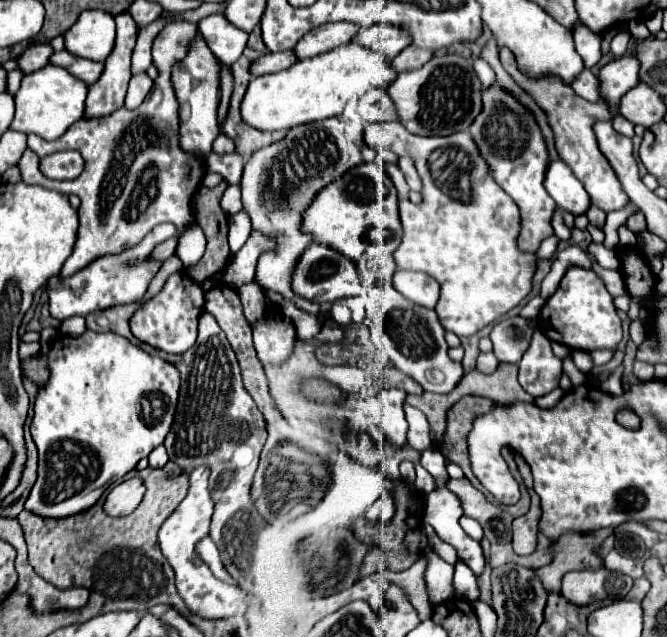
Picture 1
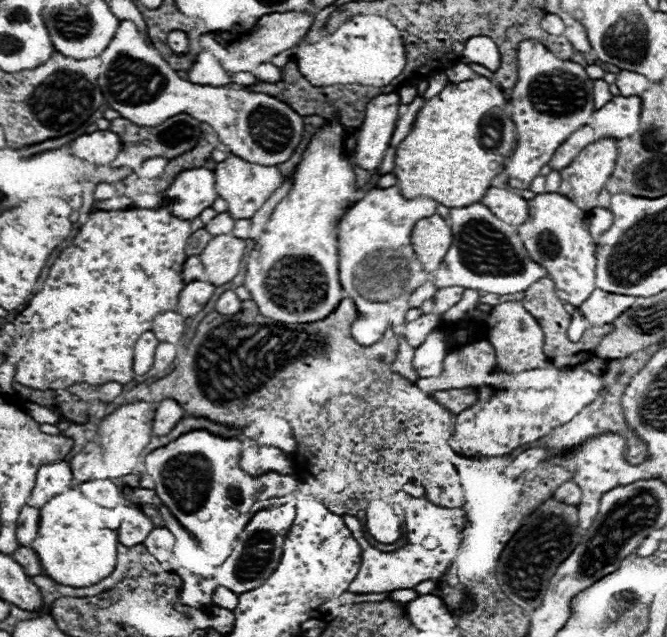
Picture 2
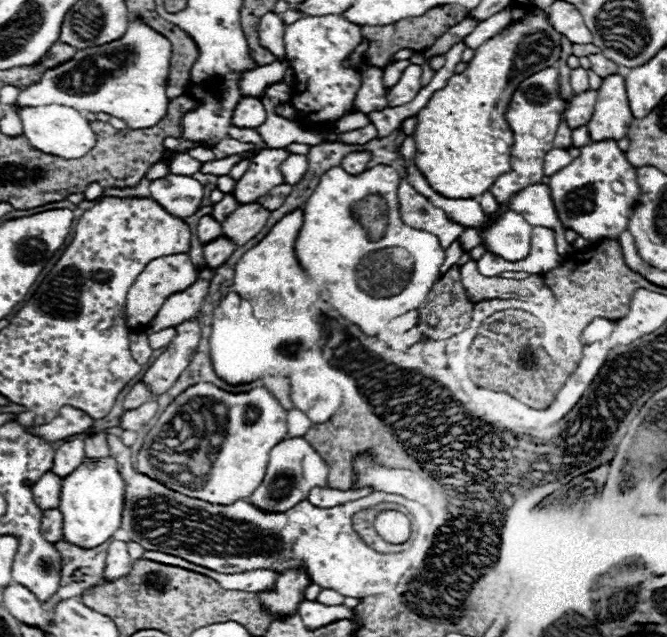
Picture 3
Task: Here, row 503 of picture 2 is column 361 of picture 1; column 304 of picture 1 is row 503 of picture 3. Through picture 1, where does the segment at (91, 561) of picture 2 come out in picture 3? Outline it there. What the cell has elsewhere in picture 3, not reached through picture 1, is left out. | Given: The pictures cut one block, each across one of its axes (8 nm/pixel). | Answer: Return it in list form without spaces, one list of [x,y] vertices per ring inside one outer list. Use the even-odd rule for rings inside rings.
[[[84,458],[84,464],[80,464],[72,474],[68,474],[62,480],[62,494],[58,508],[62,510],[64,516],[62,524],[64,540],[80,548],[94,548],[104,544],[122,524],[124,488],[126,488],[124,480],[116,468],[114,458],[102,458],[102,460]]]

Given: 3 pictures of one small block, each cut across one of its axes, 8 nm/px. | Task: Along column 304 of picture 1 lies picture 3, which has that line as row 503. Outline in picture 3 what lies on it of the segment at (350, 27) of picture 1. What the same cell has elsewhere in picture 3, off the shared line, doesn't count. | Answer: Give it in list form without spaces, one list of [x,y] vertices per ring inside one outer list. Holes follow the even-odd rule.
[[[46,472],[34,486],[32,494],[36,496],[36,506],[38,508],[56,508],[60,502],[60,490],[62,490],[62,478],[54,476],[52,472]]]

